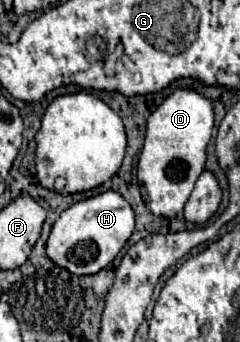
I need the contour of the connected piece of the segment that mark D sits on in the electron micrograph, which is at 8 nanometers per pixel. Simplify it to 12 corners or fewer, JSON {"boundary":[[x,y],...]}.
{"boundary":[[177,89],[147,119],[137,179],[153,215],[183,213],[213,105]]}

